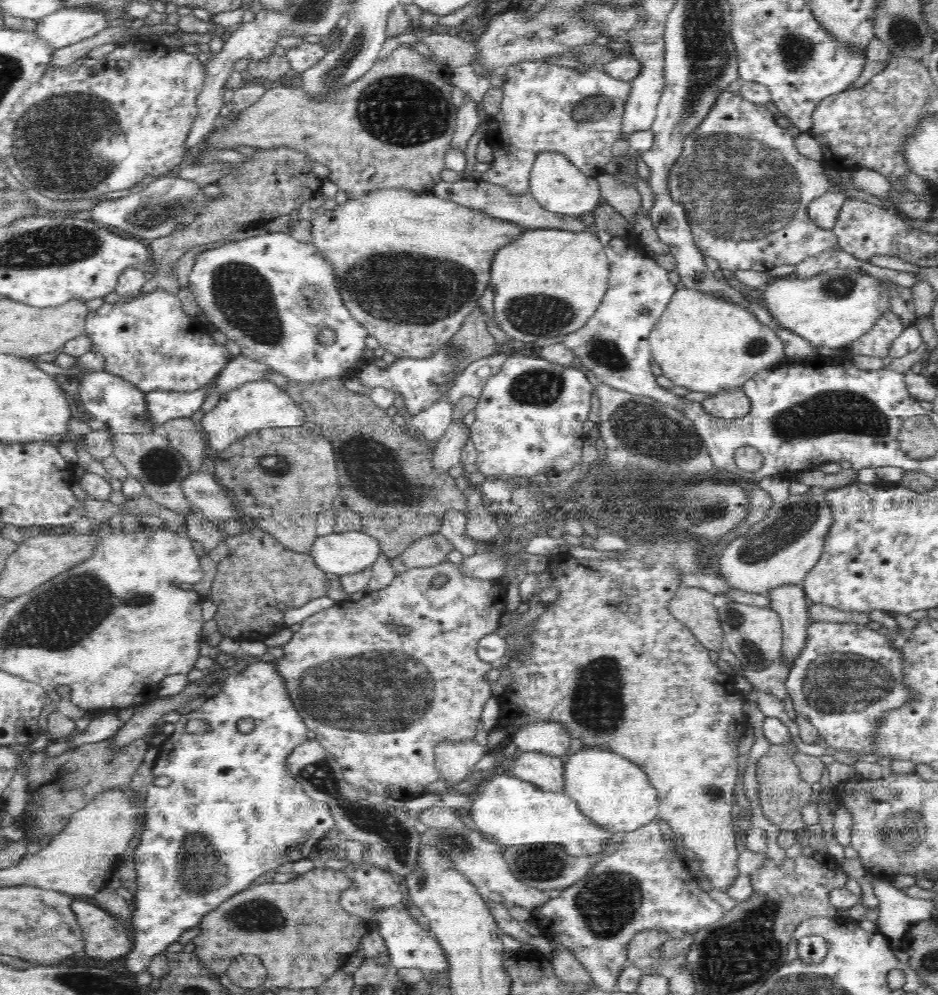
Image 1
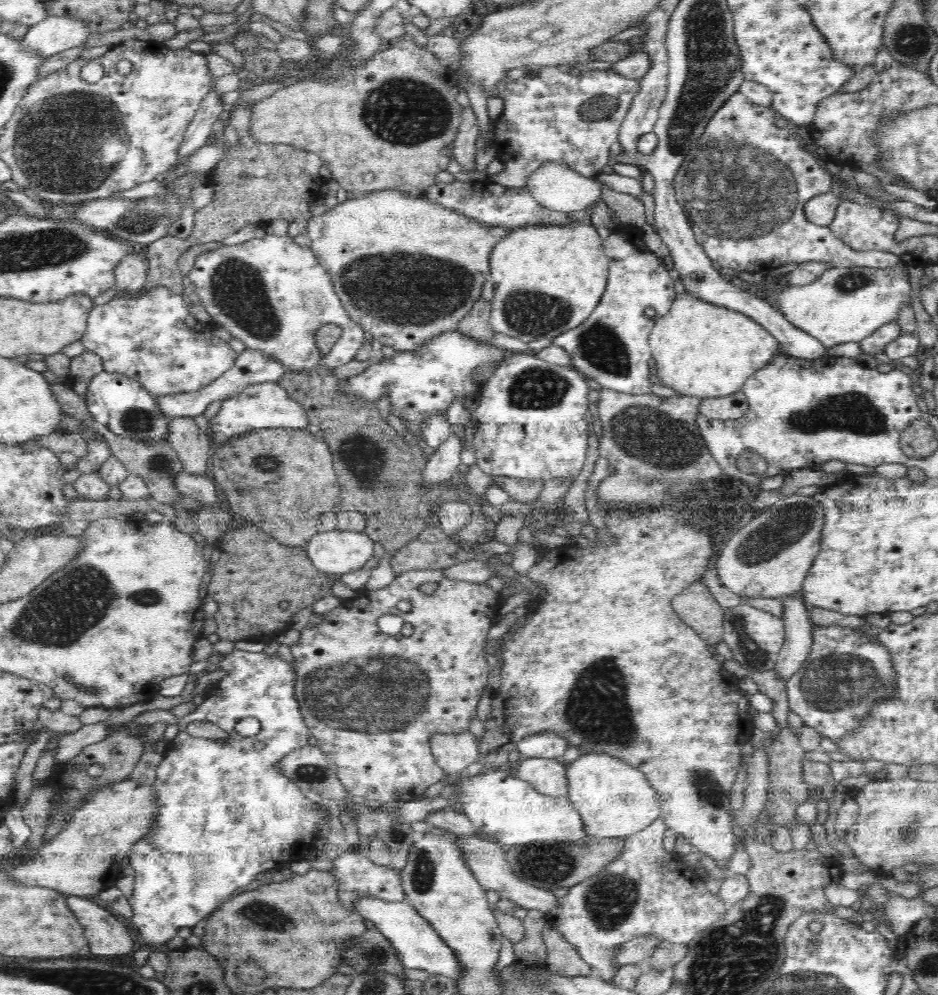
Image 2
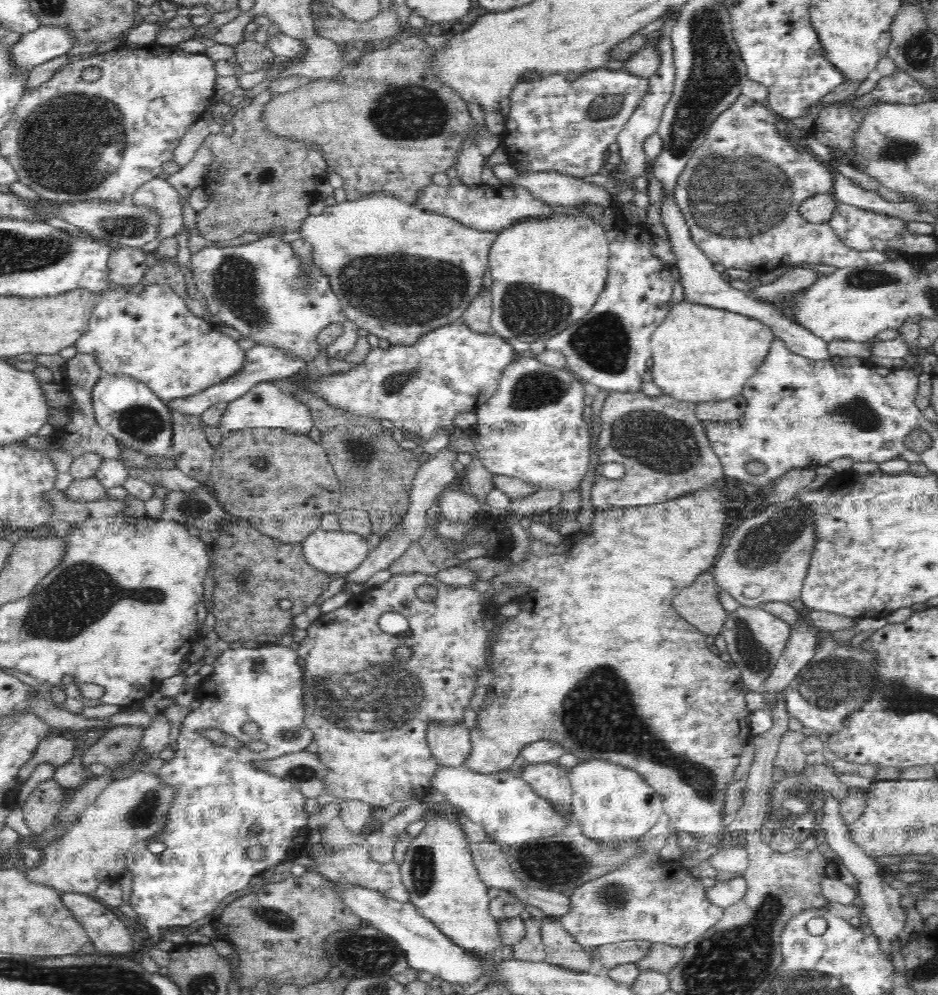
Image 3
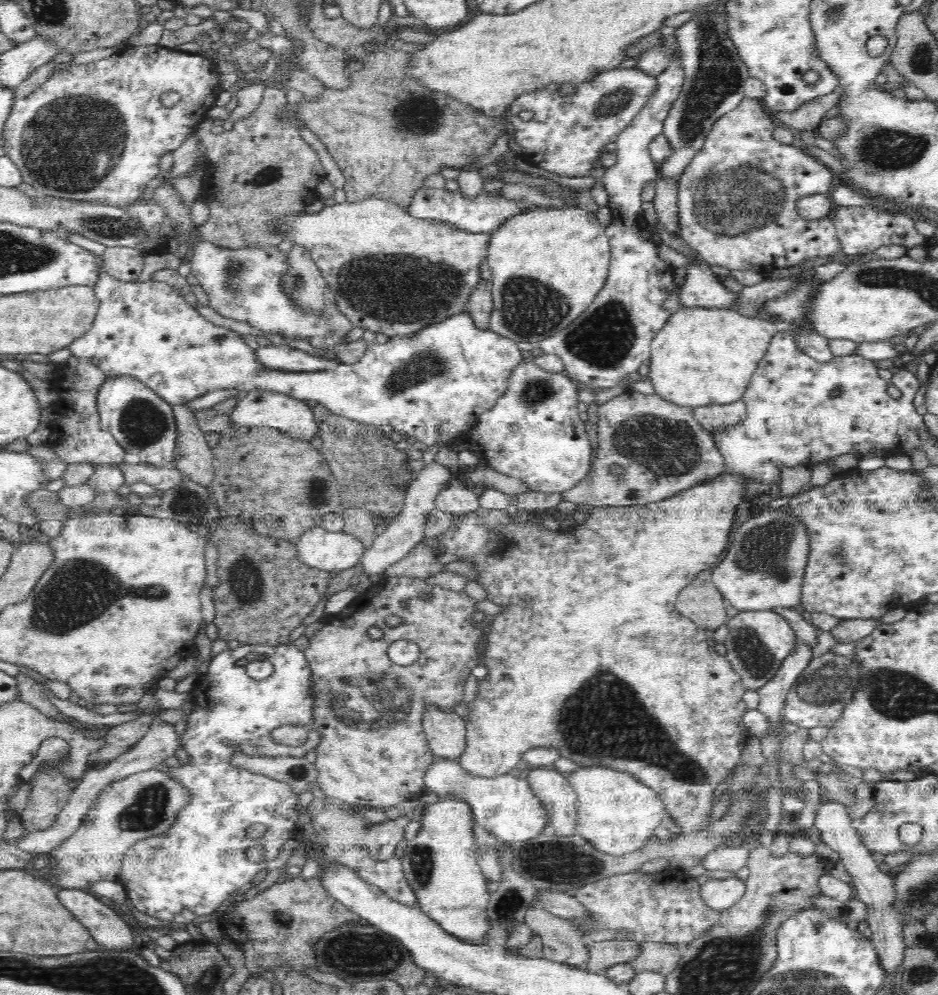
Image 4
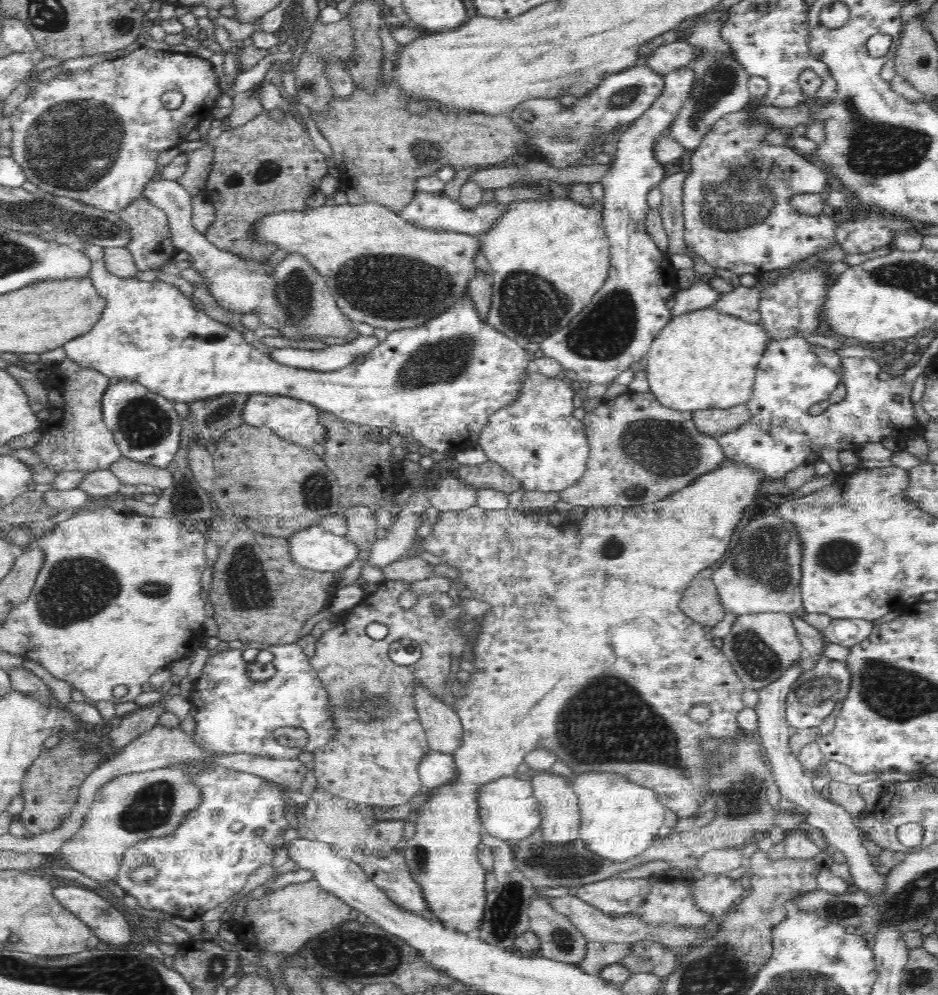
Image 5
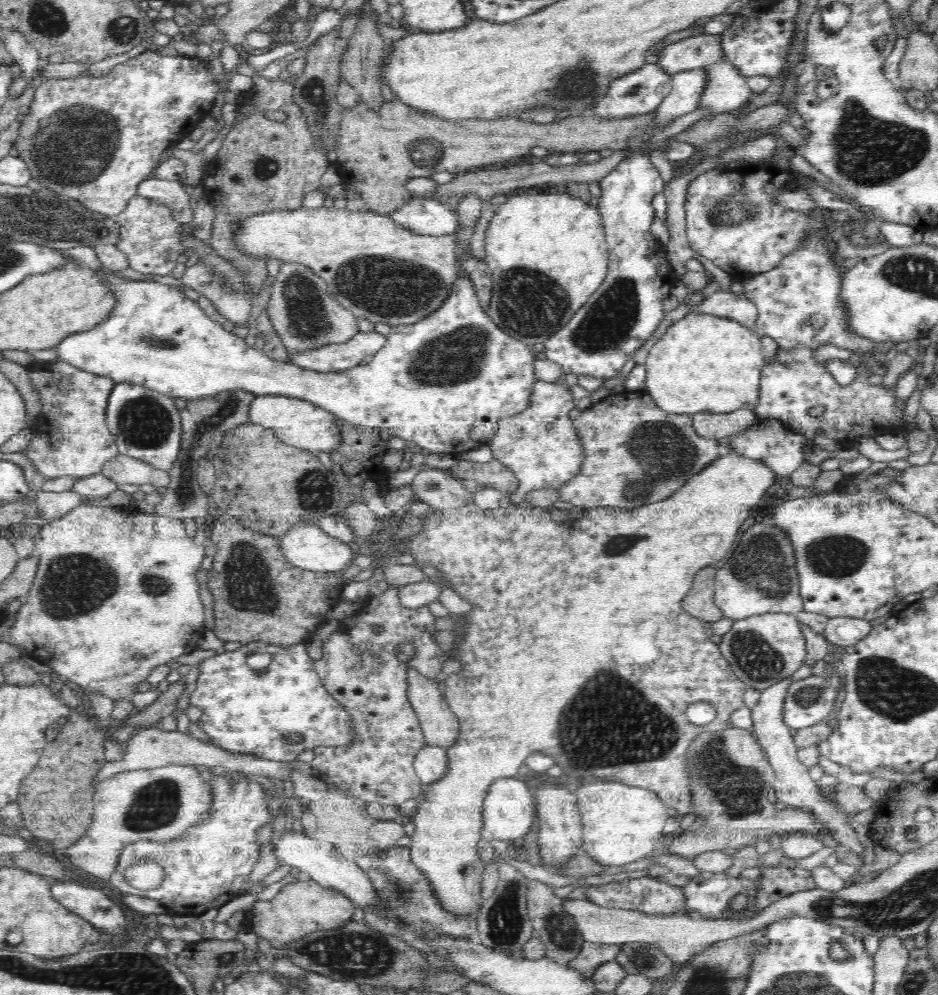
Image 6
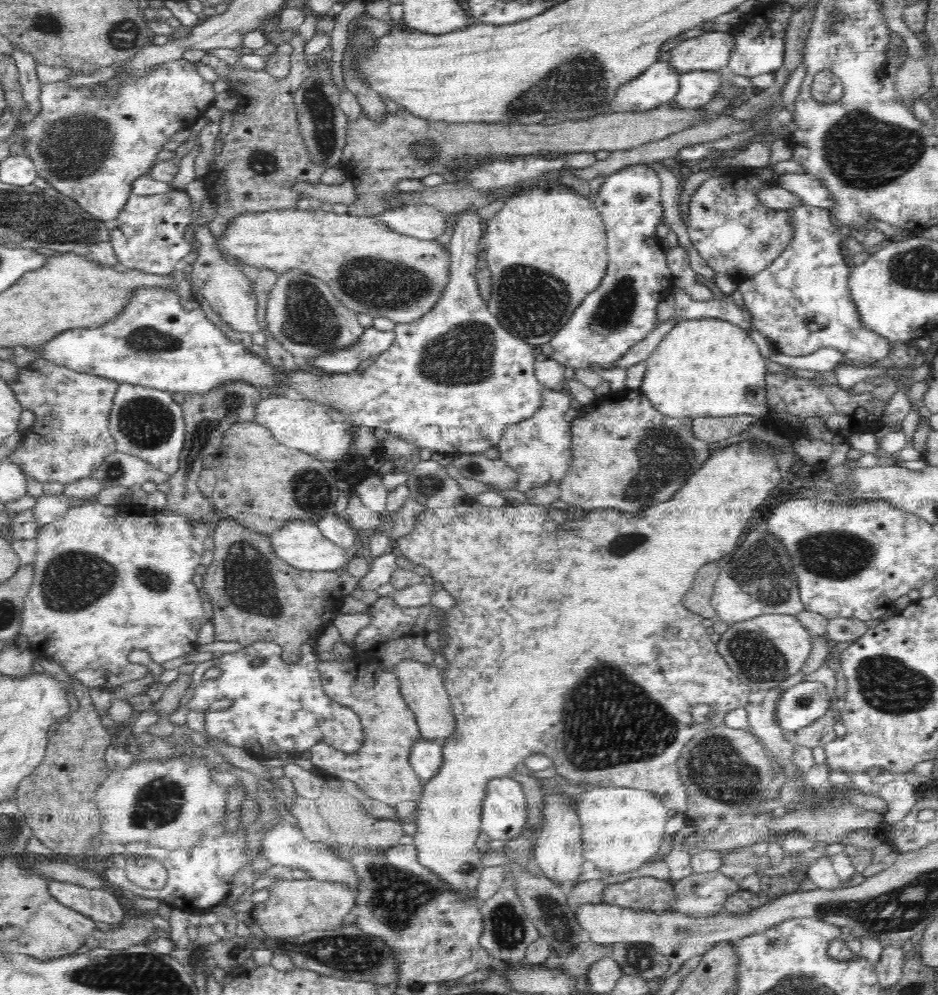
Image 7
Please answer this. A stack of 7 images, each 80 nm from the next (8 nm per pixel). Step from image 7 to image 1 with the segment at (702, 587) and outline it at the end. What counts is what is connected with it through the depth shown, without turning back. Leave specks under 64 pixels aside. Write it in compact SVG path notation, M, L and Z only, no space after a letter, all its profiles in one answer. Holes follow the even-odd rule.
M682 586L668 602L668 611L689 628L704 648L718 652L726 644L718 609L712 600L714 595L702 588Z

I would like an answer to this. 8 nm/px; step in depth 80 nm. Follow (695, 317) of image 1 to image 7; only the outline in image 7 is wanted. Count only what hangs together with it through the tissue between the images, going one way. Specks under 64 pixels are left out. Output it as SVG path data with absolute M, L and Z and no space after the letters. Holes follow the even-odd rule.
M718 318L680 320L658 344L657 350L645 361L647 370L639 388L658 413L664 417L690 418L736 417L752 415L758 421L768 419L767 367L756 343L742 327Z

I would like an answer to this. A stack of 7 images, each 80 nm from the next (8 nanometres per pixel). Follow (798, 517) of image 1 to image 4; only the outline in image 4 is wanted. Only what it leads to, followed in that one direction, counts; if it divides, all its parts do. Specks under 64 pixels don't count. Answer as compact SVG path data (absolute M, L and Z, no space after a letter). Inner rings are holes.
M781 507L765 510L741 524L724 559L712 570L712 582L726 602L744 610L798 608L810 550L810 539L801 520Z

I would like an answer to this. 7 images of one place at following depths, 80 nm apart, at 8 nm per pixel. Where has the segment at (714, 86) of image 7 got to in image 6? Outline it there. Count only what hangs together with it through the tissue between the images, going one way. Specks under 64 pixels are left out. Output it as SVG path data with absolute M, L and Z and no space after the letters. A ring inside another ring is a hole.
M704 69L684 70L670 76L672 90L654 110L656 125L674 120L678 116L694 112L700 104L700 96L706 88L706 71Z

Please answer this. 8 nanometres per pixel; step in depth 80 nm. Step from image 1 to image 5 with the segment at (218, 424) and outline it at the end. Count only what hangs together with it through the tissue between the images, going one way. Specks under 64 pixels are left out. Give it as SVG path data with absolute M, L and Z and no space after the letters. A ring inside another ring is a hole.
M254 394L249 396L242 410L245 424L254 427L266 426L291 444L312 448L316 444L323 445L327 438L326 428L319 422L321 409L305 401L279 395Z

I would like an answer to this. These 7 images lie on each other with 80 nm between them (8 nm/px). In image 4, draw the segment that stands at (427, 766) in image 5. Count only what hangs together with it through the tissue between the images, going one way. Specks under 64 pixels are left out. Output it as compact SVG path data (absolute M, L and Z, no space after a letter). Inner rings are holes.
M435 757L435 761L425 770L423 779L427 792L435 792L442 798L464 799L472 809L474 822L501 843L525 842L548 830L543 802L532 792L527 779L522 779L515 772L494 778L472 776L457 761Z

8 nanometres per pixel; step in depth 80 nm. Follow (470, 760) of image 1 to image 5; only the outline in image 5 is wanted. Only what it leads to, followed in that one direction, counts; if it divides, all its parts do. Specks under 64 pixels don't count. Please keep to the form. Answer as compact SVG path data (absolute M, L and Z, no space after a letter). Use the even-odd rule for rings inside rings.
M420 685L415 688L414 704L419 714L421 725L425 730L430 749L436 752L450 754L461 747L463 726L460 717L450 705L444 704L432 691L424 689Z

